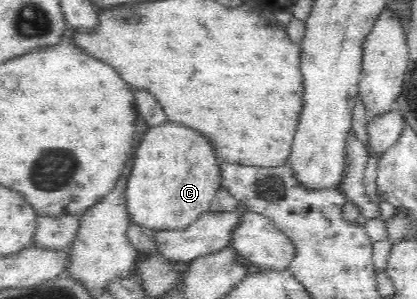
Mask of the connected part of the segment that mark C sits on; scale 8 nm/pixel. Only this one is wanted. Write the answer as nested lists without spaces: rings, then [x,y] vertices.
[[[165,121],[163,125],[149,127],[145,137],[141,139],[137,153],[135,153],[135,165],[133,165],[129,181],[127,181],[127,211],[133,222],[145,226],[150,230],[176,230],[186,228],[200,213],[207,212],[211,200],[222,188],[219,159],[215,157],[213,145],[209,139],[201,133],[197,133],[191,127]]]

